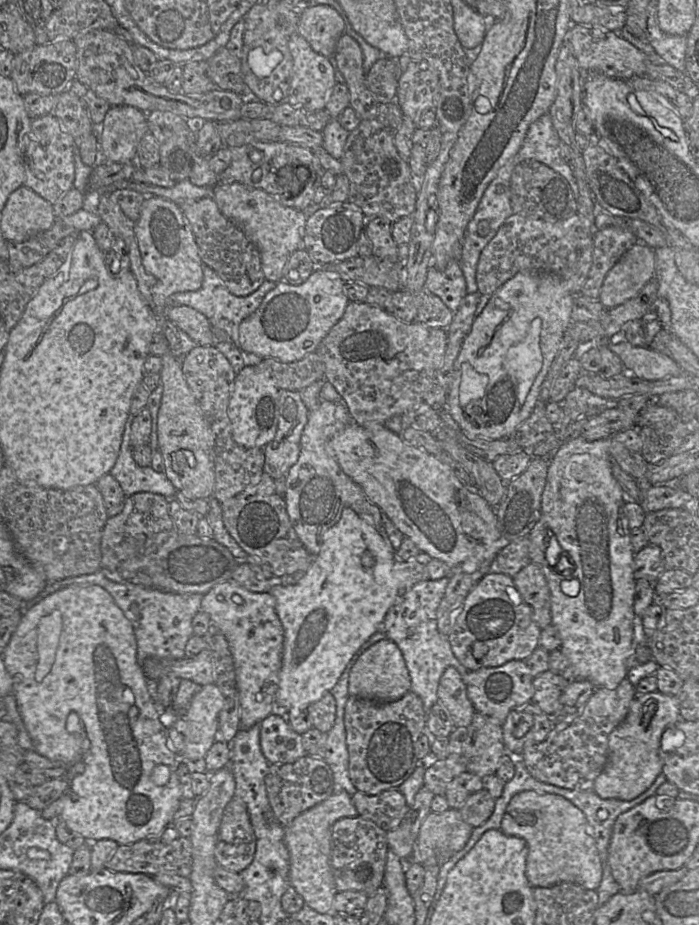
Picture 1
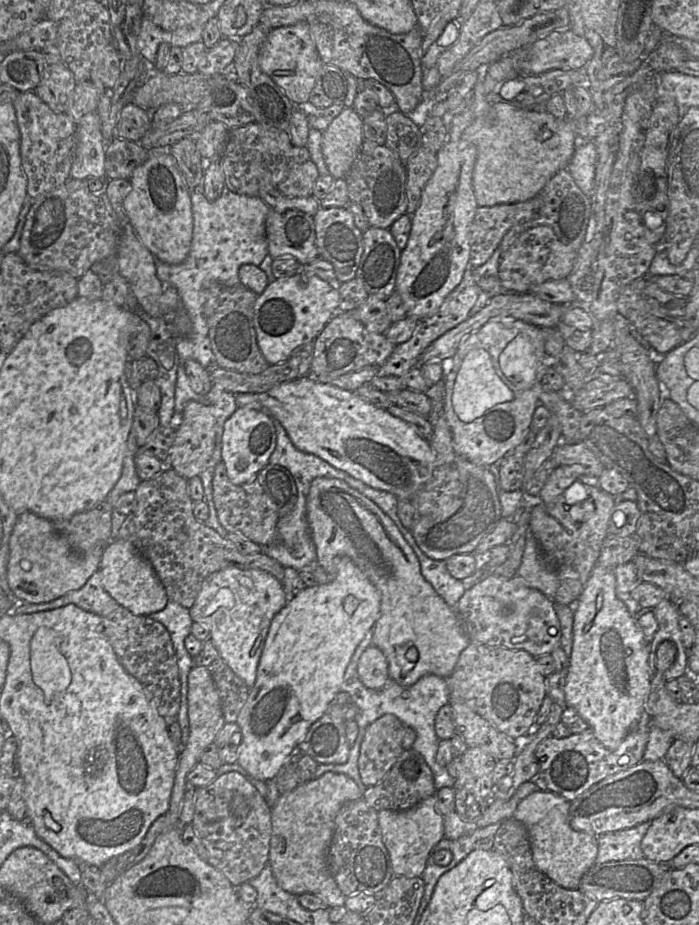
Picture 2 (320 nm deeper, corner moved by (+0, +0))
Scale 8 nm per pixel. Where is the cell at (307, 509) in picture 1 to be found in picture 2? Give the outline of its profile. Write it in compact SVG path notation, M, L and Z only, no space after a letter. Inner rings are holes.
M315 478L310 485L309 493L306 501L306 516L313 542L316 547L317 561L325 572L330 576L330 581L337 573L337 561L341 556L349 557L358 568L367 576L376 589L380 593L381 605L380 613L375 625L372 629L372 645L379 648L385 655L388 662L389 677L403 687L410 687L415 684L421 677L434 674L444 679L447 679L453 672L454 667L458 661L460 653L468 646L470 640L468 639L464 627L460 621L454 608L446 604L444 599L440 597L432 585L428 583L422 576L420 571L420 564L415 552L406 542L403 535L400 533L395 523L369 498L362 495L360 492L350 487L346 482L337 478Z

